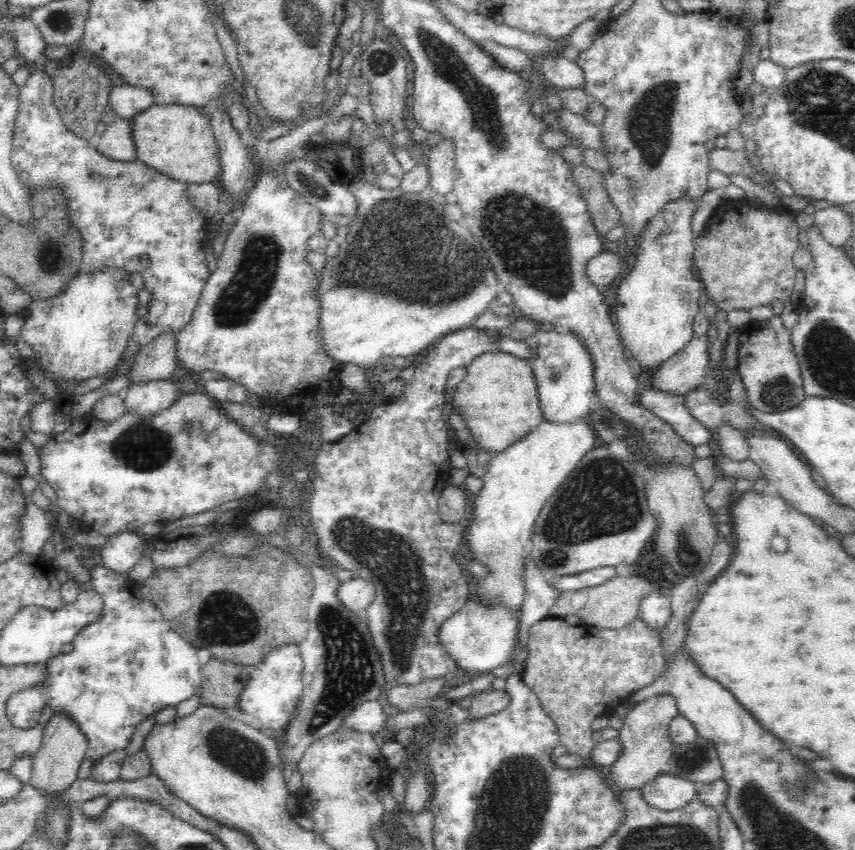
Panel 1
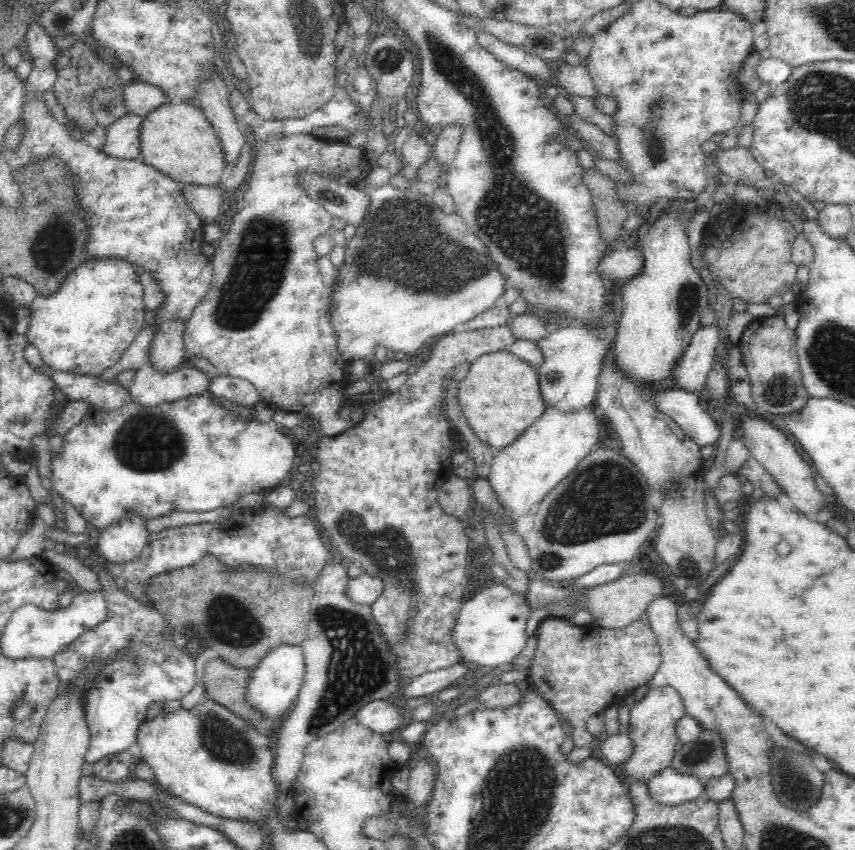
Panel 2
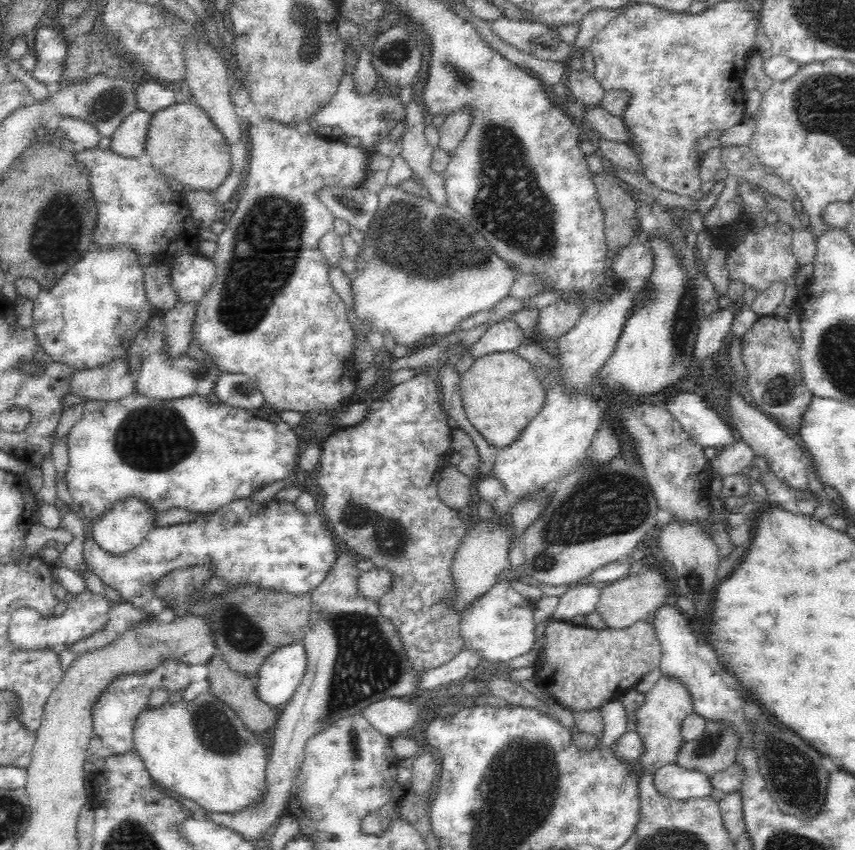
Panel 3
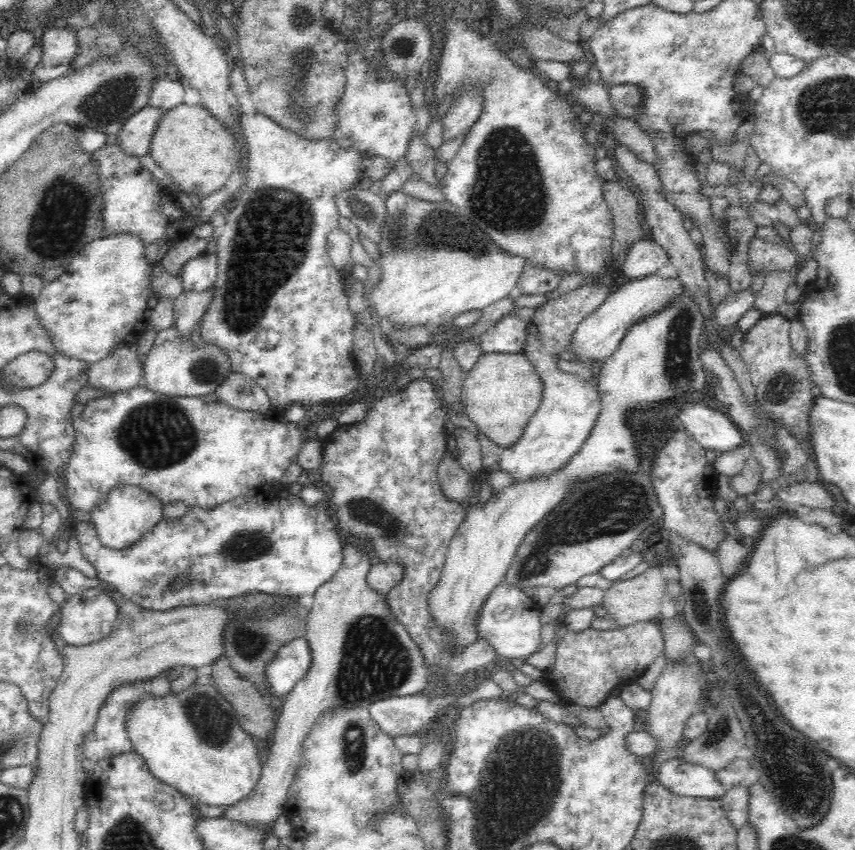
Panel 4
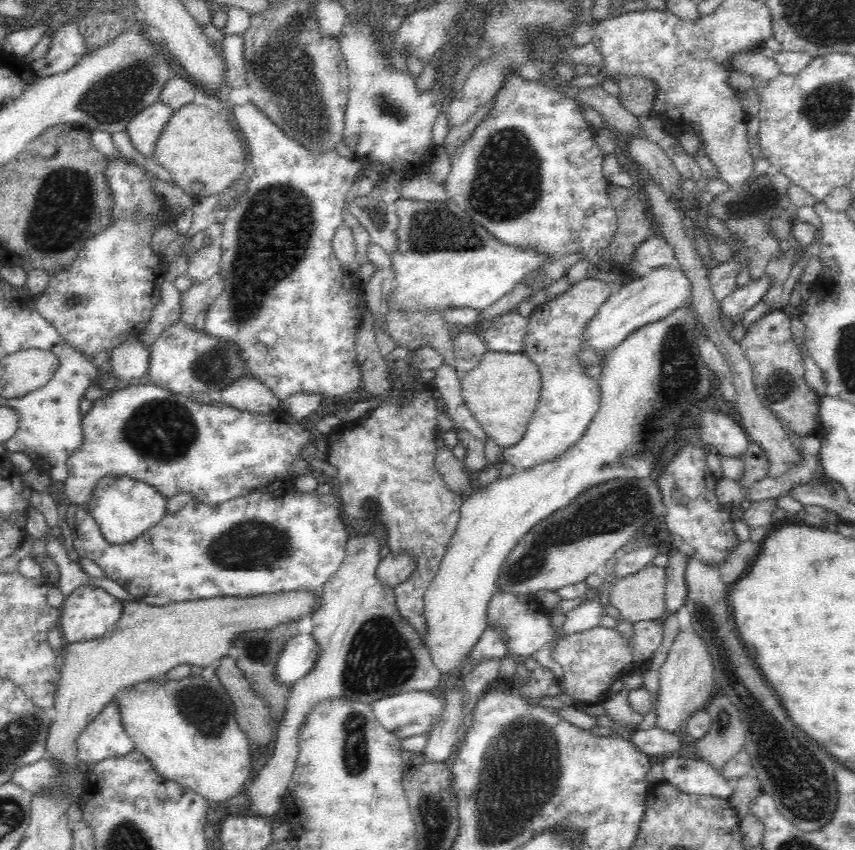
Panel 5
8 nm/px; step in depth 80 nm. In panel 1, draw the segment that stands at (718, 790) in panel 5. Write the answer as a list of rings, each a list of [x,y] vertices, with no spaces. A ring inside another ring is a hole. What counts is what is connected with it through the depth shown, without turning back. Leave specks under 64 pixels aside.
[[[665,770],[649,780],[641,789],[650,806],[674,810],[694,800],[699,791],[698,787],[696,781],[674,776]]]

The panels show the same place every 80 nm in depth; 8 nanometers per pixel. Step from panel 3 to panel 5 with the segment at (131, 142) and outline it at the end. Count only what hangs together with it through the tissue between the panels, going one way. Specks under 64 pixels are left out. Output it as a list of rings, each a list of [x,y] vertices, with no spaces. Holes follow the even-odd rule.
[[[164,101],[152,103],[139,112],[128,124],[125,131],[136,150],[148,158],[148,160],[156,160],[154,153],[156,142],[160,138],[160,134],[164,132],[168,121],[172,118],[175,110]]]

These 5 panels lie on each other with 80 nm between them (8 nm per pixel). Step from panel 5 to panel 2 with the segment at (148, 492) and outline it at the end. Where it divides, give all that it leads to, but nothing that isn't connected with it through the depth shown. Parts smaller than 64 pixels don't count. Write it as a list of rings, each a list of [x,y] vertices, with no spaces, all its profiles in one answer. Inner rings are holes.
[[[134,509],[124,511],[117,521],[98,530],[97,550],[110,561],[133,559],[147,543],[150,532],[146,522],[142,513]]]

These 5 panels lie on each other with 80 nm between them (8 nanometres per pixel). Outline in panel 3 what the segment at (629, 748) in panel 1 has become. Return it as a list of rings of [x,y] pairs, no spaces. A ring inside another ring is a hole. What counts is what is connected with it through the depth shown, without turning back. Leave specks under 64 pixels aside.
[[[663,674],[646,694],[646,704],[635,712],[636,732],[644,737],[642,741],[646,741],[646,751],[638,759],[644,771],[655,772],[664,764],[676,762],[683,742],[682,724],[695,712],[694,696],[680,677],[666,674]]]

